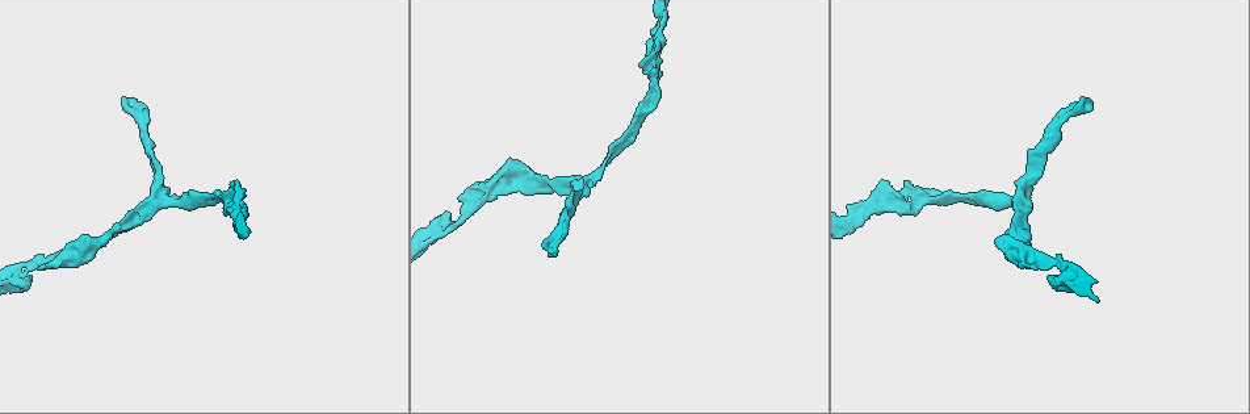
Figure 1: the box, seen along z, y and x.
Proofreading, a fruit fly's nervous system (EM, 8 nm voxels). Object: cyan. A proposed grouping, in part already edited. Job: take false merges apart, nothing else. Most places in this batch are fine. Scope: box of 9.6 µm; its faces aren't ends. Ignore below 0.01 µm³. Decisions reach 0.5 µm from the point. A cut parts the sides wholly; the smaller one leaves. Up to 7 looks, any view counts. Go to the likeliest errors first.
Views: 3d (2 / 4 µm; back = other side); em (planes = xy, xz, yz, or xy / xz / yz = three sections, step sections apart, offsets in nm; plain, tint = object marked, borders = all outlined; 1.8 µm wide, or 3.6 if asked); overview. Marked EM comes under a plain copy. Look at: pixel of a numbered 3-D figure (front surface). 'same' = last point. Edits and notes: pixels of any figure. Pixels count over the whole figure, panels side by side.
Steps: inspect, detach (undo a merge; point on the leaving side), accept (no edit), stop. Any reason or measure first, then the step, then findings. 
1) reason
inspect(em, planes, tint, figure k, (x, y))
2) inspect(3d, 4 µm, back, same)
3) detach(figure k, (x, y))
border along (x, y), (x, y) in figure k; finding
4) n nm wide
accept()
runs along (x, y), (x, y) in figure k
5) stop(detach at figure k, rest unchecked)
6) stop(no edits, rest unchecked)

branch point
inspect(em, planes, borders, figure 1, (652, 53))

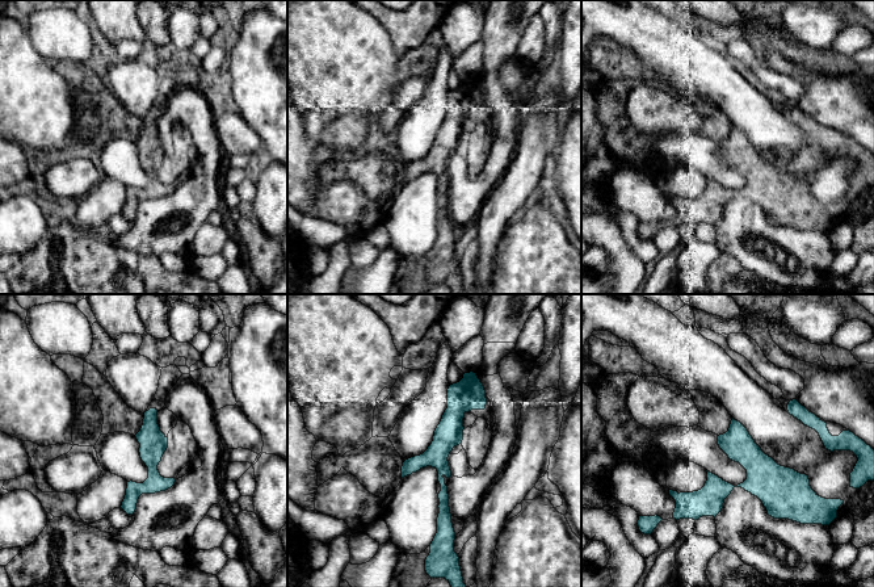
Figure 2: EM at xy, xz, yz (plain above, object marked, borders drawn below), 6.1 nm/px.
accept()
runs along (473, 376), (442, 444), (441, 520) in figure 2; one neuron here

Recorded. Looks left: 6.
inspect(em, planes, tint, figure 1, (572, 184))

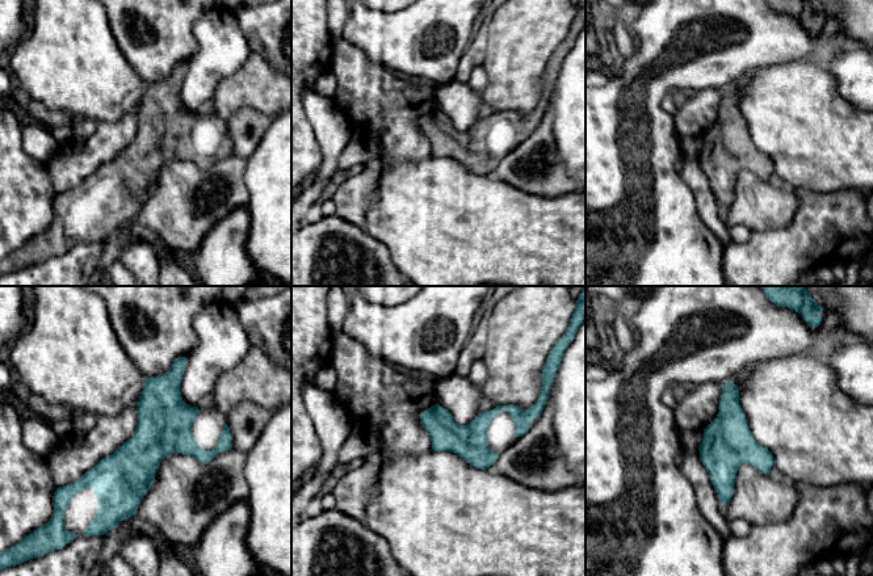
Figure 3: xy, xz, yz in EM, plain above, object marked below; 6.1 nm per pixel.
accept()
continuous, no second neuron

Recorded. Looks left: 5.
branch point
inspect(em, planes, tint, figure 1, (1006, 243))

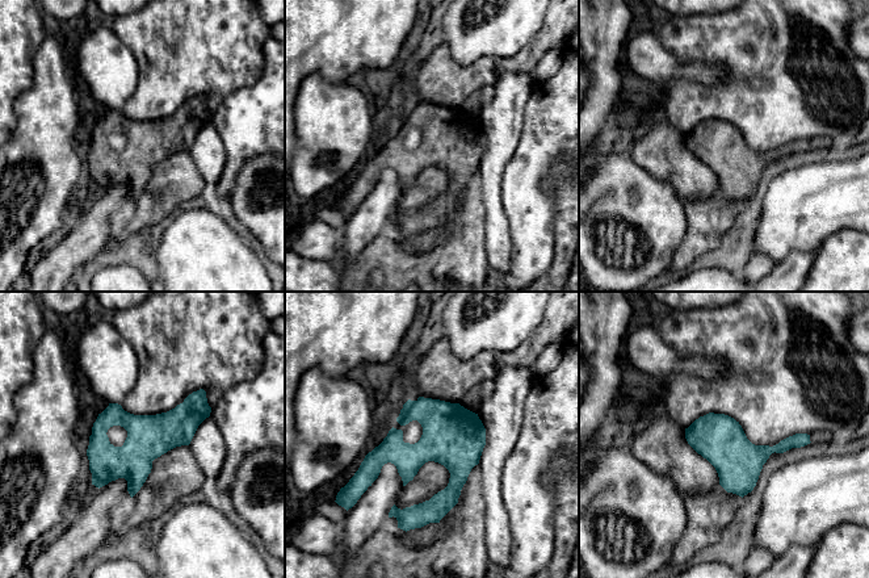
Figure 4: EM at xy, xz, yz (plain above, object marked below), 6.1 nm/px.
accept()
runs along (202, 394), (95, 481) in figure 4; continuous, no second neuron

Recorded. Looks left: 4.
stop(no edits, rest unchecked)

